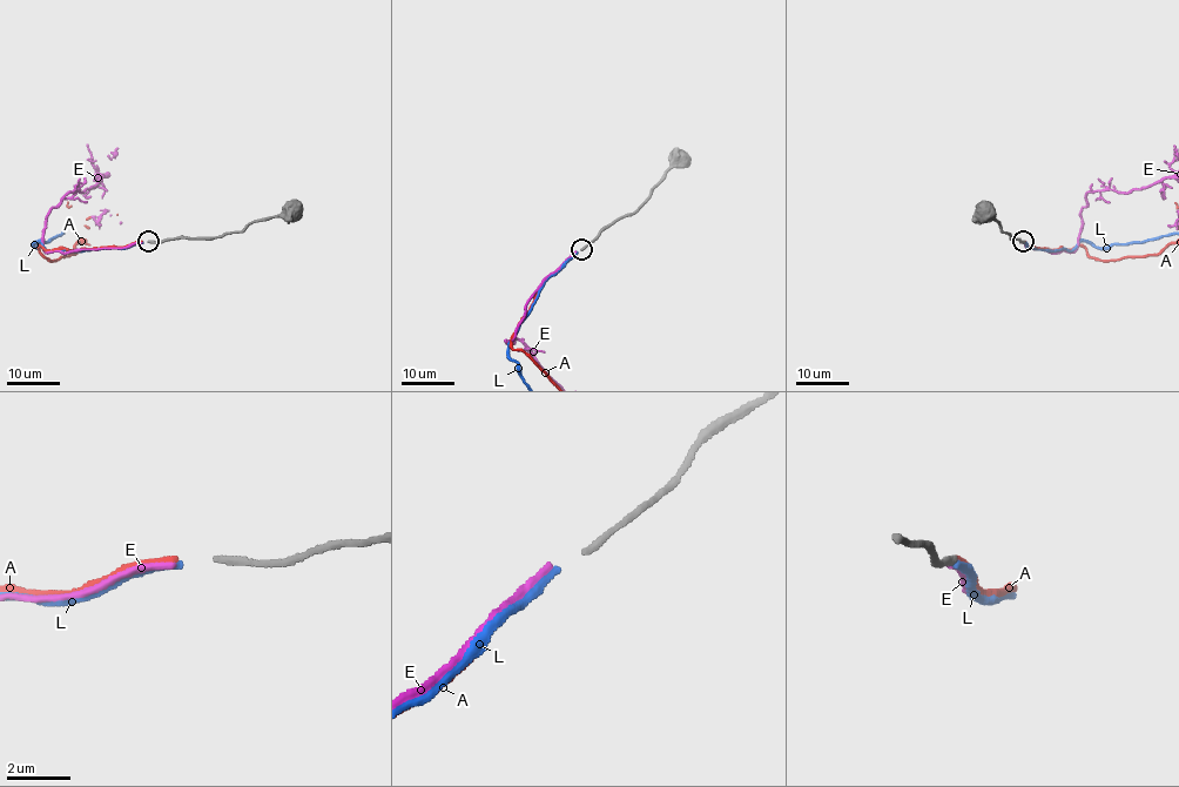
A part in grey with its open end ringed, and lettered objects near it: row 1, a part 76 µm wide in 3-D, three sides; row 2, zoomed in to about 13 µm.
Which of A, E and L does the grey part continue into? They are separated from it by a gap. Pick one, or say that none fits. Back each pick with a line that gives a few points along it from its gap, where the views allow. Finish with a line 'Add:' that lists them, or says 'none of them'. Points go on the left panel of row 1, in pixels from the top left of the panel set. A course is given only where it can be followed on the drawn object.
A: Its course: (141, 241), (39, 246), (51, 261), (85, 229), (27, 208), (230, 133), (331, 35), (350, 78)
Add: A

